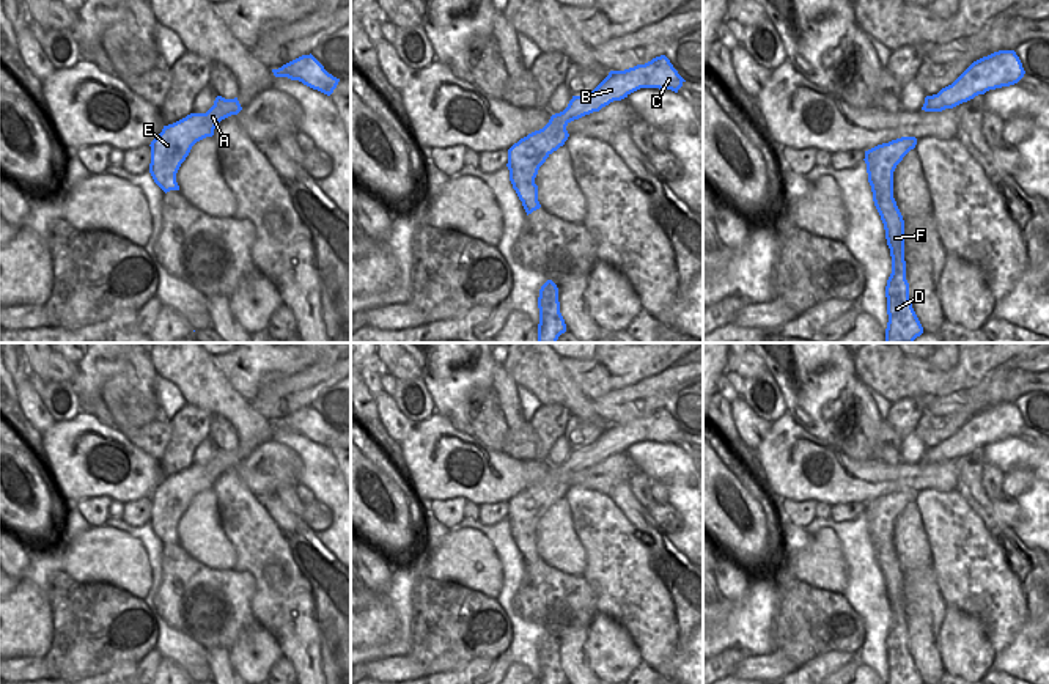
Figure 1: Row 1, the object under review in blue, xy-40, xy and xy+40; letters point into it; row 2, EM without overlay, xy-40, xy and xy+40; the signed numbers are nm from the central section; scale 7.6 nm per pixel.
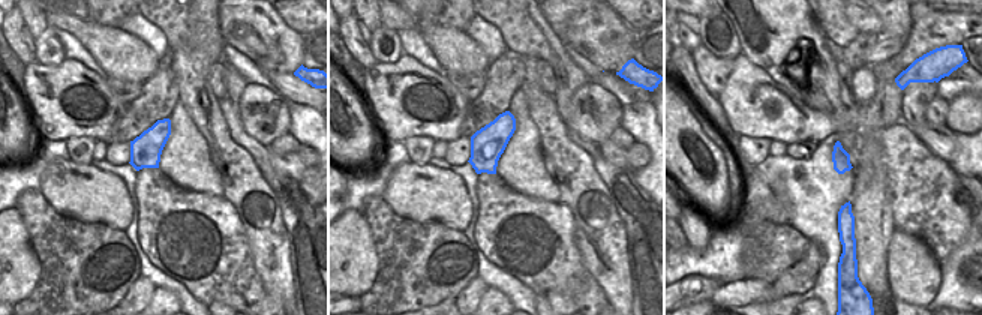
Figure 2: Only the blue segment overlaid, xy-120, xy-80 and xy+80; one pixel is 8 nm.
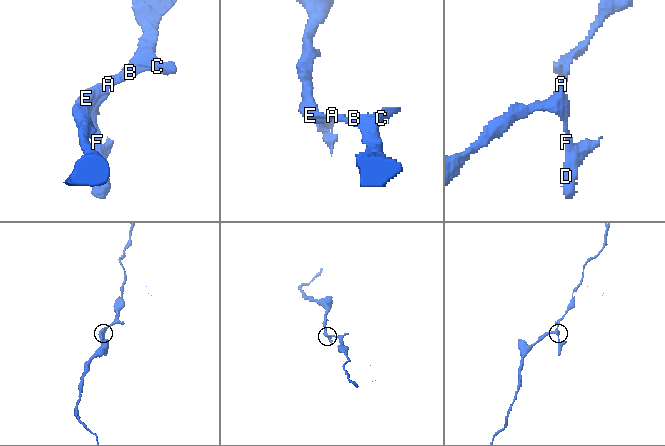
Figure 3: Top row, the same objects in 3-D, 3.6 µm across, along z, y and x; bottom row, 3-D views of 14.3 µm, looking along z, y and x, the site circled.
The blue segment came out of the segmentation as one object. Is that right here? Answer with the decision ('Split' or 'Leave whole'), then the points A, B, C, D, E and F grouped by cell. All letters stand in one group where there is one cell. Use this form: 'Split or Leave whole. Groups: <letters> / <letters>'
Split. Groups: A B C E / D F.

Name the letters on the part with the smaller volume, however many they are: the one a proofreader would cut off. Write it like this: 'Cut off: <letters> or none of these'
Cut off: D, F.

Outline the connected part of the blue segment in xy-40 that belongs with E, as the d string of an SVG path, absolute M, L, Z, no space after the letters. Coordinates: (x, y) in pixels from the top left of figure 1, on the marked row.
M217 96L206 113L190 113L186 118L164 126L162 132L151 142L149 173L154 182L167 193L179 190L176 173L189 156L192 146L214 135L215 126L242 110L237 97Z

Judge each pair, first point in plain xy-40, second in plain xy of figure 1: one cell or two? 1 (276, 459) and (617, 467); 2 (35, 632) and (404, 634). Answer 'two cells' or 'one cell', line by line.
1: one cell
2: two cells

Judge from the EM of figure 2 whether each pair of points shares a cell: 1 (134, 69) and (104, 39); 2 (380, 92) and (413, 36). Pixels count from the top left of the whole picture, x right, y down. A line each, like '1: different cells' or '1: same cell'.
1: same cell
2: different cells

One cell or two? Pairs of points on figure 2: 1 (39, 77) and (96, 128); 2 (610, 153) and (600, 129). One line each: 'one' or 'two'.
1: one
2: two

